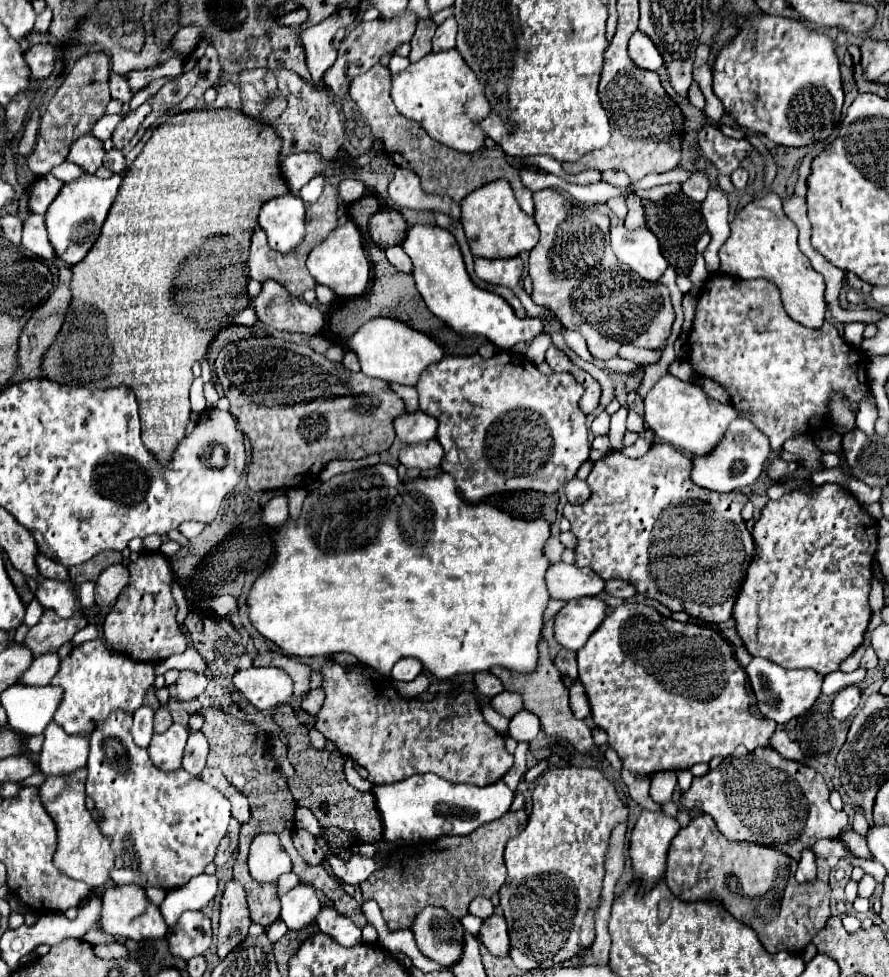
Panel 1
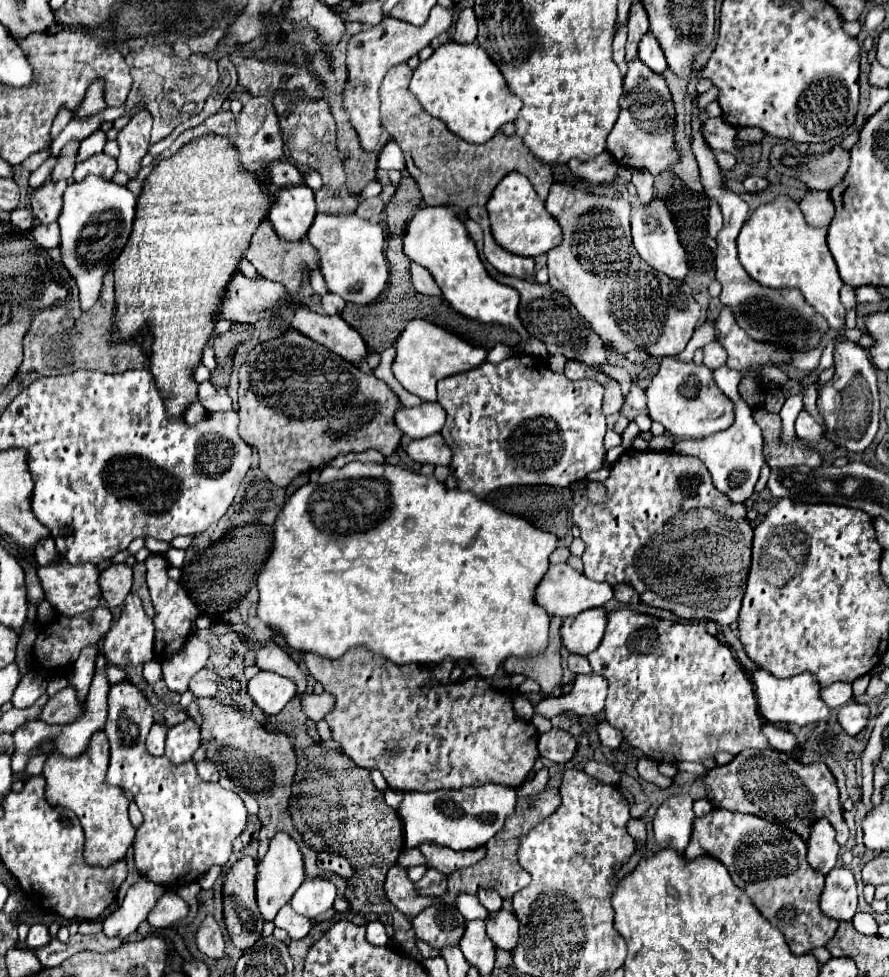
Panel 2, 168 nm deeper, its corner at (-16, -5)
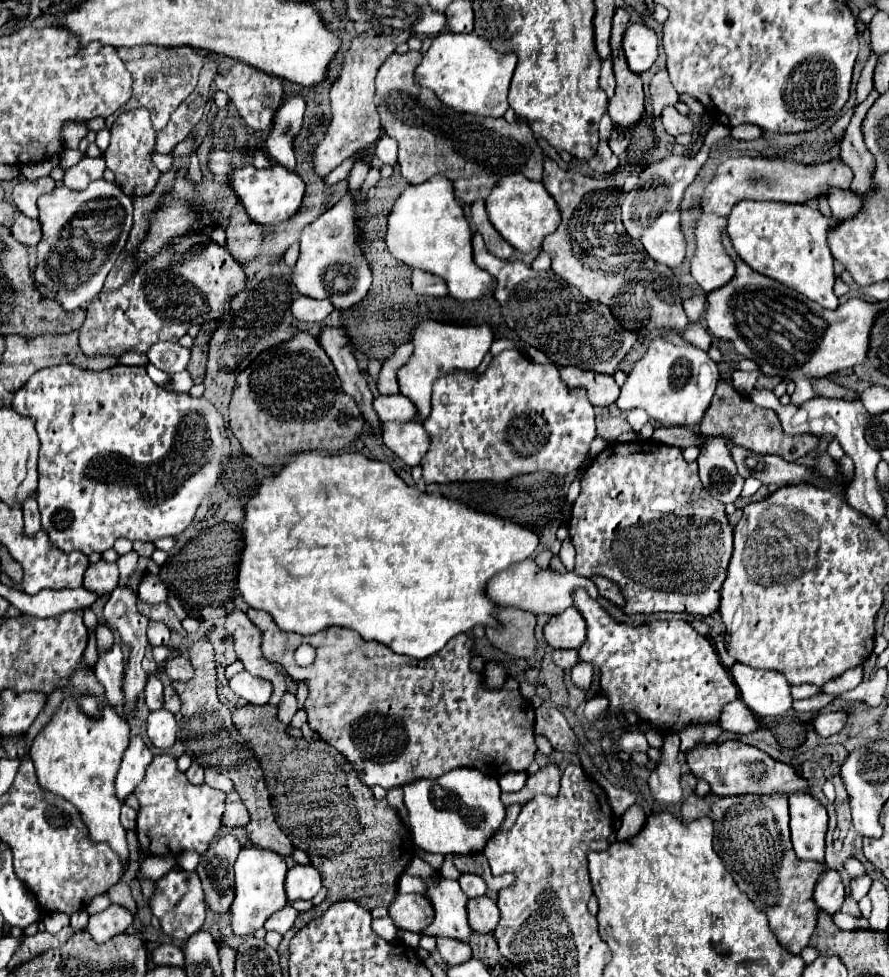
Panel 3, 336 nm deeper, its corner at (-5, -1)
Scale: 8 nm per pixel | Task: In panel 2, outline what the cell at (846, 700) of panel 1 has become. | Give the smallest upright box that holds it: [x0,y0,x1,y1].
[838,703,870,735]

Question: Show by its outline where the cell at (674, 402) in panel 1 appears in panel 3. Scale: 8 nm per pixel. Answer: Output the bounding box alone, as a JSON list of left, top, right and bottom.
[617,331,719,427]

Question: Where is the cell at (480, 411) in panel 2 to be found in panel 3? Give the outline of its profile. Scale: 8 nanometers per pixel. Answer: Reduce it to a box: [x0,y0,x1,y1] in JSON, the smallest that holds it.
[423,351,595,483]

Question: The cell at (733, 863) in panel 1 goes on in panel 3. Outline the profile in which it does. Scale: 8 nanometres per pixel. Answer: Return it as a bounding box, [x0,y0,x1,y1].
[679,793,825,955]

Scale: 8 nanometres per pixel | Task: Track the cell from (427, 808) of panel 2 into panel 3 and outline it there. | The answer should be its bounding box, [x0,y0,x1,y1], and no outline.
[403,769,505,853]

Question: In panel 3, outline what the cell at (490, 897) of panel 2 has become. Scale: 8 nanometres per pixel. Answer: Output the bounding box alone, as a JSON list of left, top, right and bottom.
[459,873,487,899]

